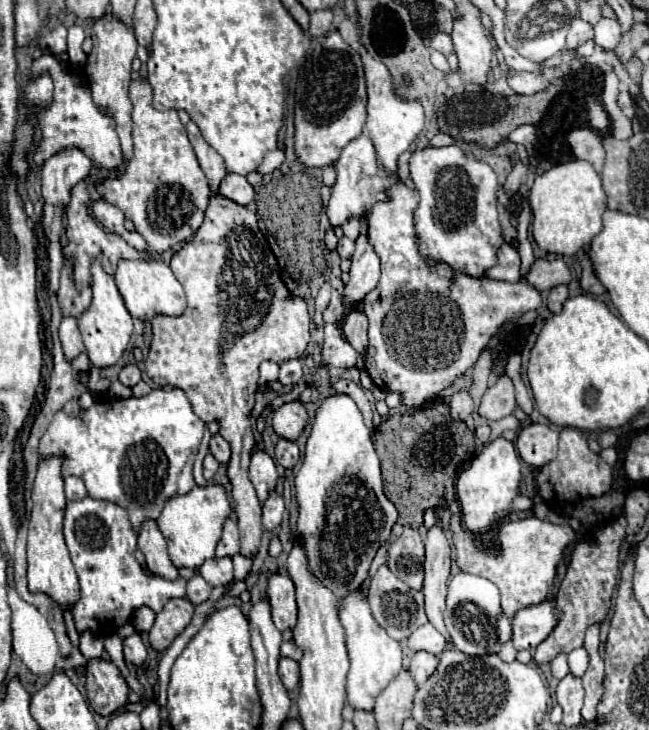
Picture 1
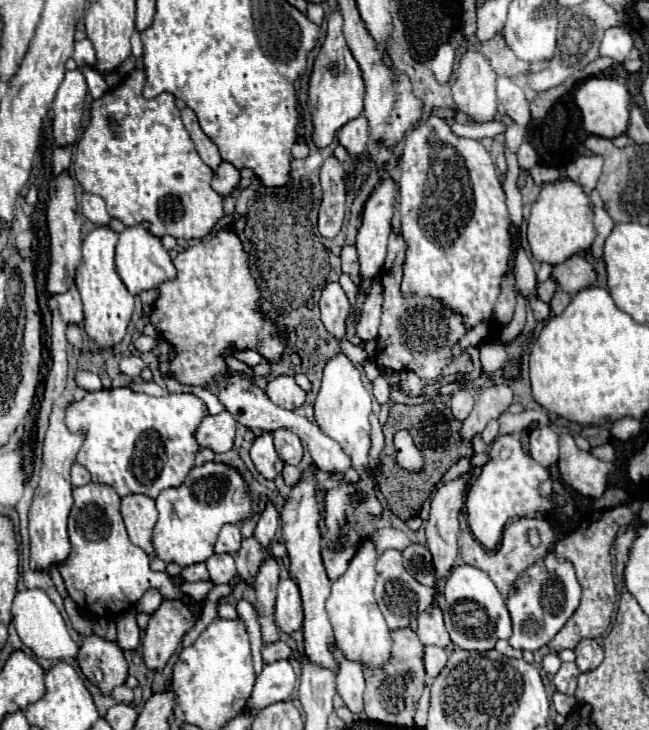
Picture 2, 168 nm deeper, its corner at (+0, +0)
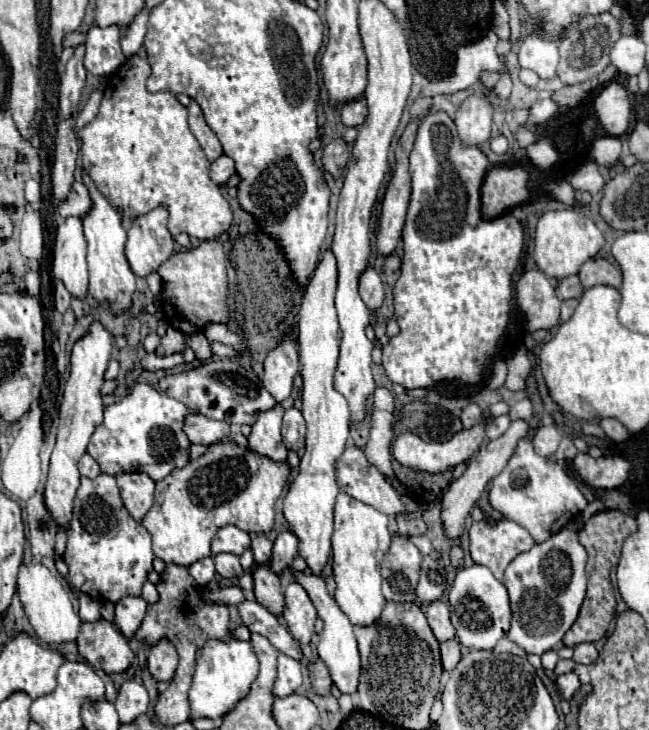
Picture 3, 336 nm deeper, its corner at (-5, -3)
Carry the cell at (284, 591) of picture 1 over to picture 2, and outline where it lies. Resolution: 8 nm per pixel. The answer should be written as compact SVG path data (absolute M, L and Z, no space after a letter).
M286 578L278 582L278 598L274 608L276 624L282 632L290 634L294 630L302 628L302 602L300 602L300 590L294 580Z

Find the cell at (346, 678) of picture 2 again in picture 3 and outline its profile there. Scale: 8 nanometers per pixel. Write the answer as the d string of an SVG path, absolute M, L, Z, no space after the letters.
M291 569L297 583L301 583L307 591L307 595L311 597L313 605L317 607L317 613L319 617L323 619L325 627L319 635L319 647L317 647L317 653L321 657L321 661L327 665L329 673L331 673L331 679L333 683L339 687L341 693L355 693L357 691L357 683L359 683L359 671L361 671L361 661L359 661L359 651L357 651L357 639L353 635L353 625L351 621L347 619L347 615L339 609L339 605L335 603L335 599L329 597L327 593L327 587L325 587L325 581L323 577L319 575L313 575L313 573L303 573L303 571L295 571Z

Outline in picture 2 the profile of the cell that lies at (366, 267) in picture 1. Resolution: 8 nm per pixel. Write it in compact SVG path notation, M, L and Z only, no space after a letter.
M386 178L368 198L362 212L362 226L358 228L356 248L360 258L360 278L374 280L382 270L386 258L386 244L390 234L390 220L394 214L396 182Z

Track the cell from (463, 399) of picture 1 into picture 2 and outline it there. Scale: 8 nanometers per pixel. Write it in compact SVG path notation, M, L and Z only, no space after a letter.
M466 390L454 392L454 394L452 394L452 400L450 400L450 408L452 408L454 418L466 420L466 416L468 416L468 414L472 412L472 408L474 408L474 398L472 398L472 394L466 392Z

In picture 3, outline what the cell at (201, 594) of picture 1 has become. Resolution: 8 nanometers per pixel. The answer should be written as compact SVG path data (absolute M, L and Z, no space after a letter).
M205 557L205 559L195 561L195 563L189 567L189 573L193 575L193 579L195 579L197 583L209 583L209 581L215 577L213 557Z

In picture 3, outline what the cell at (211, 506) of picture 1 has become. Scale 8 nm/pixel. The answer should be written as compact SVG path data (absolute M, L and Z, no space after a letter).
M237 443L209 445L205 455L155 483L153 507L141 521L151 531L155 557L189 567L211 555L211 539L227 523L247 523L247 533L269 533L275 501L287 487L289 473L291 467L285 461L273 461Z

